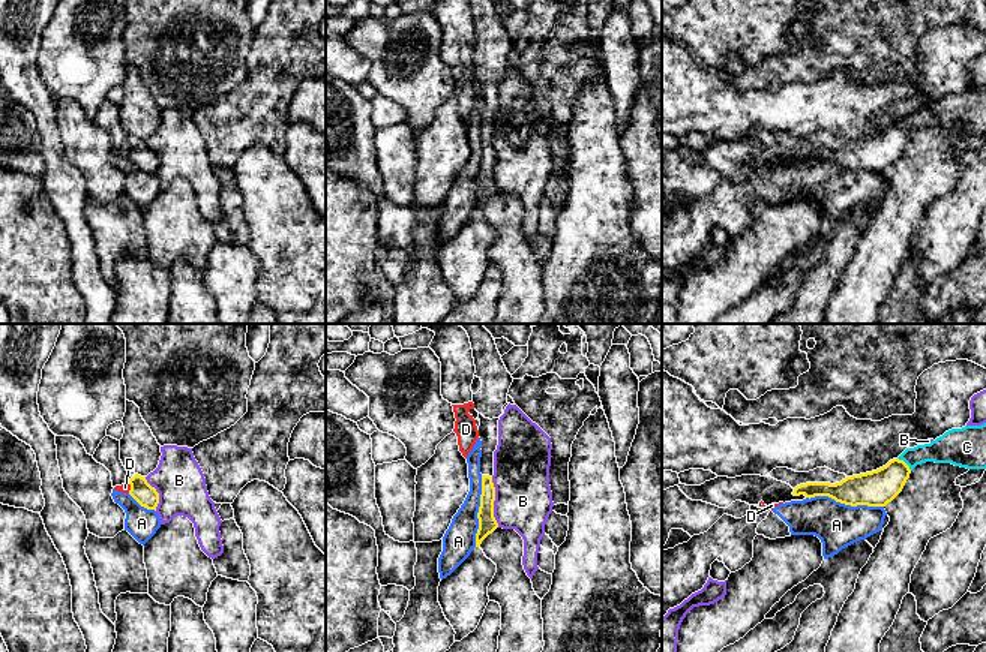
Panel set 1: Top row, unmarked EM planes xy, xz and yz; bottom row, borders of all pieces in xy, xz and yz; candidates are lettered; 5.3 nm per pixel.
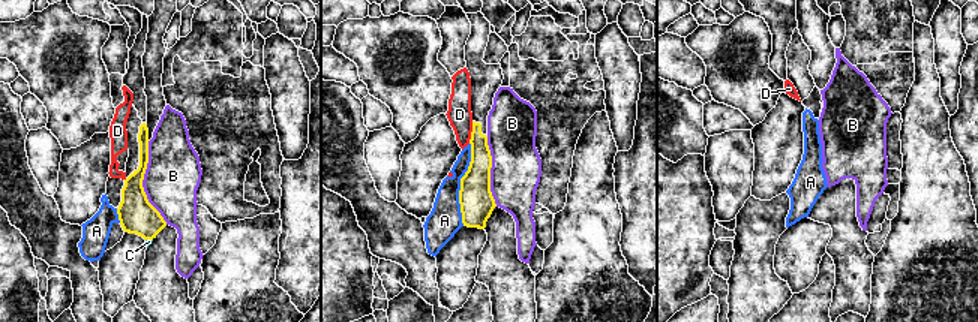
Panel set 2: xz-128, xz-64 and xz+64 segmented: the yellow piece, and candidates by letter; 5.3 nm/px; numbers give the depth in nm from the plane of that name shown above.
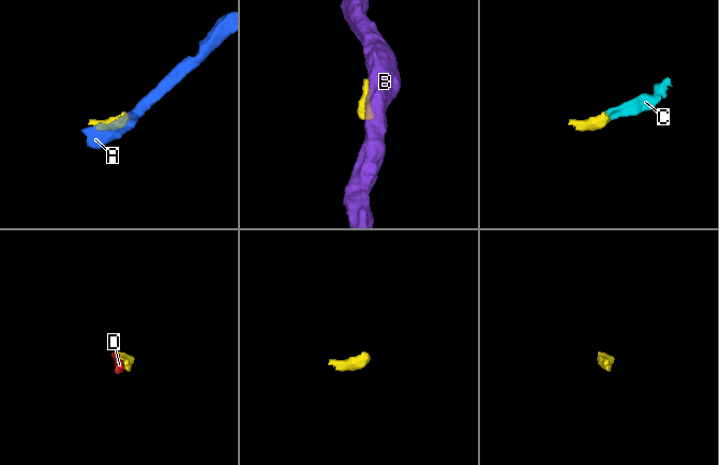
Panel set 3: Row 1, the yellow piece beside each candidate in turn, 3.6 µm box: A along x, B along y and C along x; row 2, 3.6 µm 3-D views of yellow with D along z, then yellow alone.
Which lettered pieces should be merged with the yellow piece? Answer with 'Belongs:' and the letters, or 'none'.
Belongs: C

